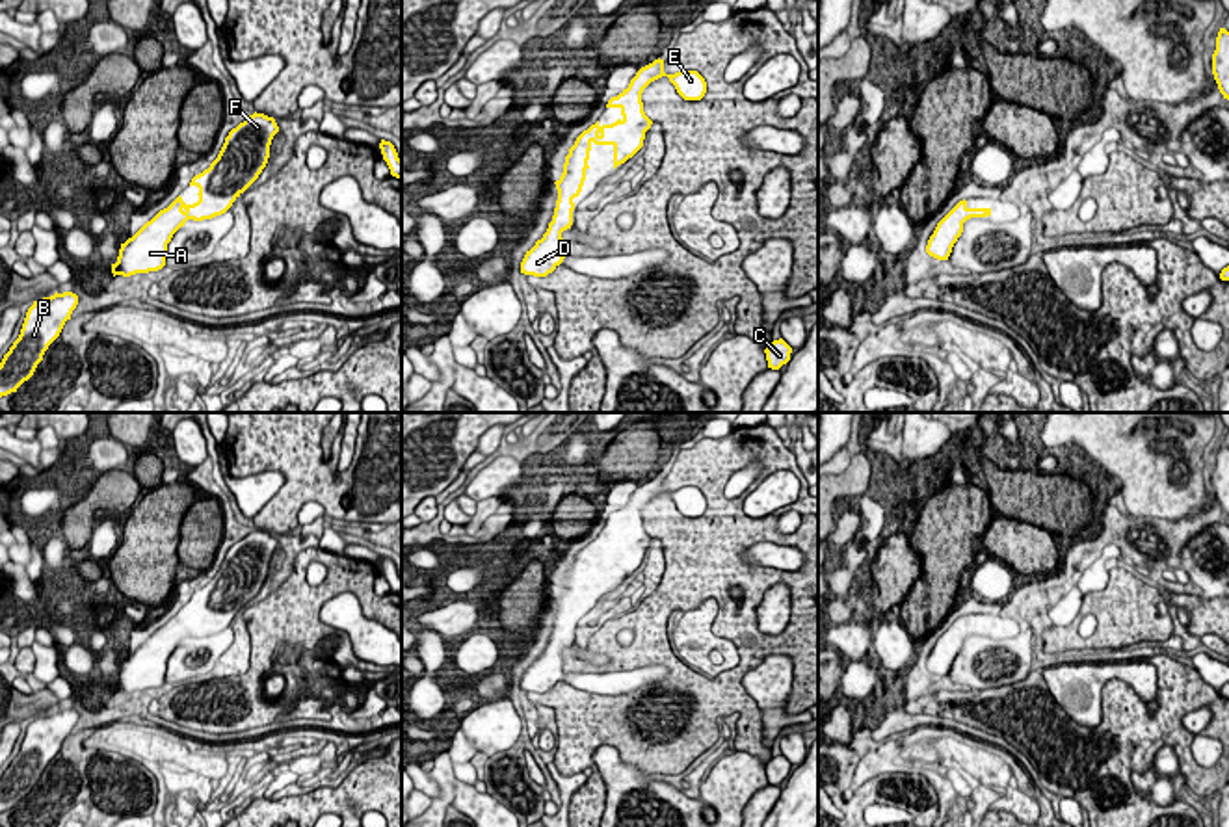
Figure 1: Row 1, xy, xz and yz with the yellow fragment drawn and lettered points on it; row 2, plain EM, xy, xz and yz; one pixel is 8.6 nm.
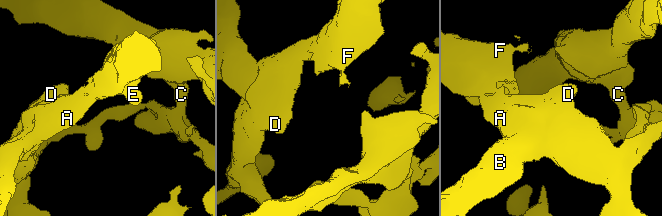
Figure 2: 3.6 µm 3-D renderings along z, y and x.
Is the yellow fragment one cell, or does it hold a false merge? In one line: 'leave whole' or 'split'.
leave whole

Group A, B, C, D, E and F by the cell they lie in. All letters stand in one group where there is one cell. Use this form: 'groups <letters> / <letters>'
groups A B C D E F

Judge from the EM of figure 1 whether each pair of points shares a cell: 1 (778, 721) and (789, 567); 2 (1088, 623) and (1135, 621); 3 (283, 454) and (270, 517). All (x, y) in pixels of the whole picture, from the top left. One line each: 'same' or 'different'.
1: different
2: different
3: same

